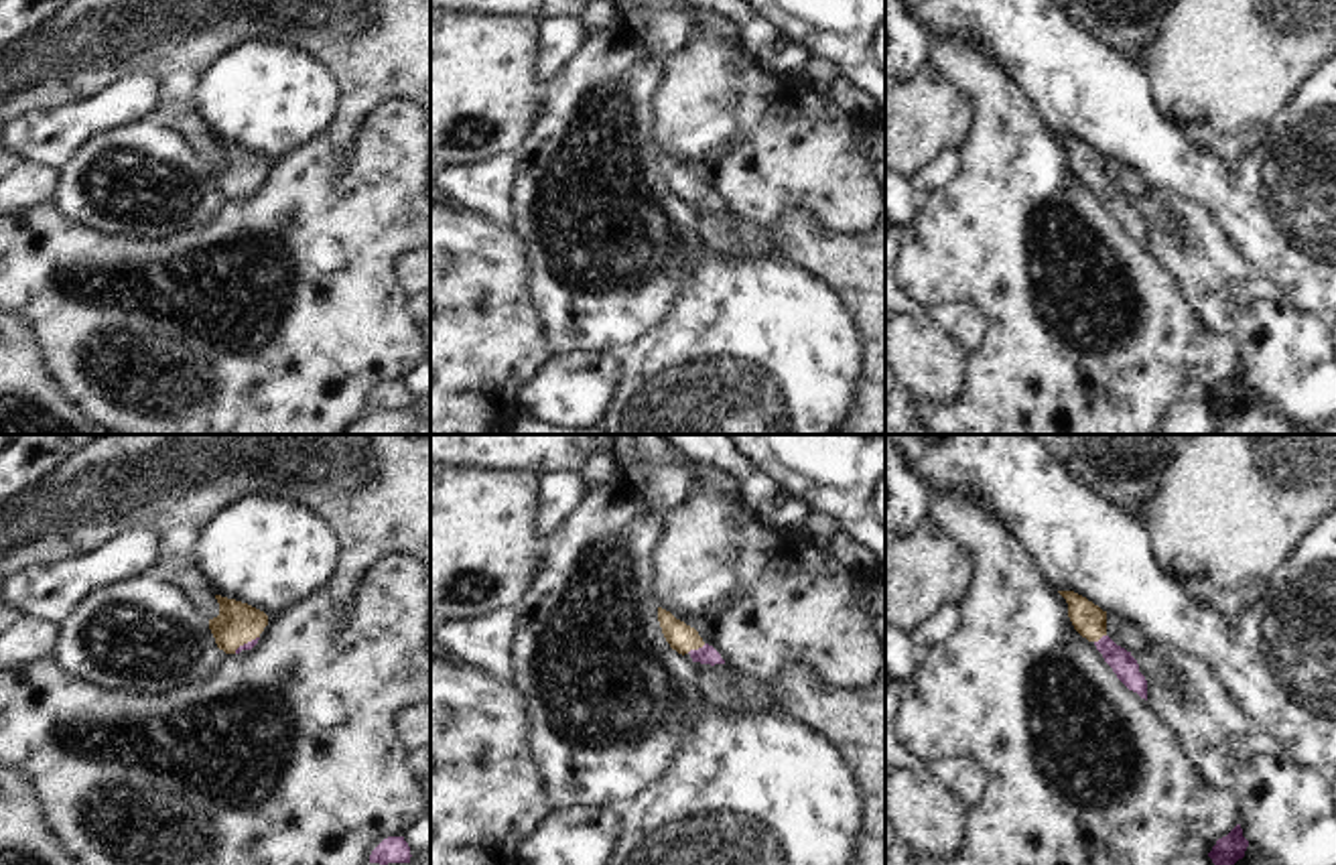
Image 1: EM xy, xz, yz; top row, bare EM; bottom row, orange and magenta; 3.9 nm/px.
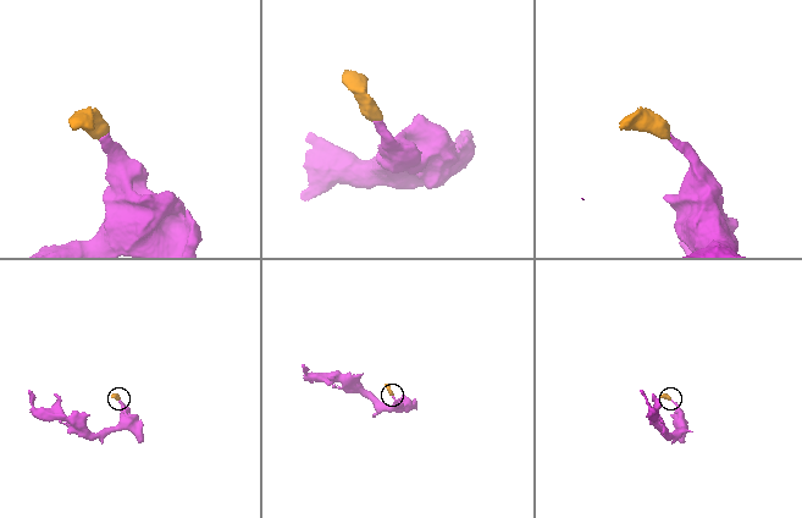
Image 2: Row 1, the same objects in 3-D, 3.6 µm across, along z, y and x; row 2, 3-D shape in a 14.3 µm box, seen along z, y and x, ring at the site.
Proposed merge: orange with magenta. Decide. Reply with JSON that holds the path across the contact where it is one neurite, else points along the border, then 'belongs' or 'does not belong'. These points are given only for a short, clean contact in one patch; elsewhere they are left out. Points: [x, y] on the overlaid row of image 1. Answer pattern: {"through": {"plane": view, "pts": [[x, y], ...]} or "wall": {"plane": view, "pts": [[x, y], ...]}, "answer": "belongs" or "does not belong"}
{"through": {"plane": "xz", "pts": [[683, 638], [695, 648], [707, 654]]}, "answer": "belongs"}

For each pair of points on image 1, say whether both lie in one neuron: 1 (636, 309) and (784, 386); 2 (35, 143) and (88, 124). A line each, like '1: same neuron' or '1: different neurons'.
1: different neurons
2: same neuron

